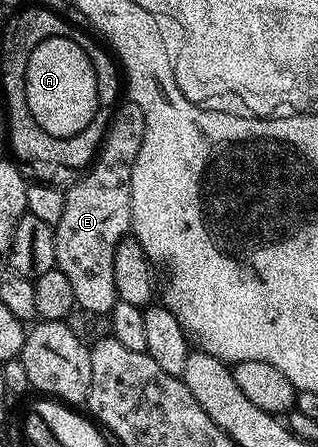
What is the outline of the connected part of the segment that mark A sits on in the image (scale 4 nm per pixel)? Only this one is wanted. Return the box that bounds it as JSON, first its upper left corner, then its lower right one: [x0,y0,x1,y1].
[25,37,97,138]

